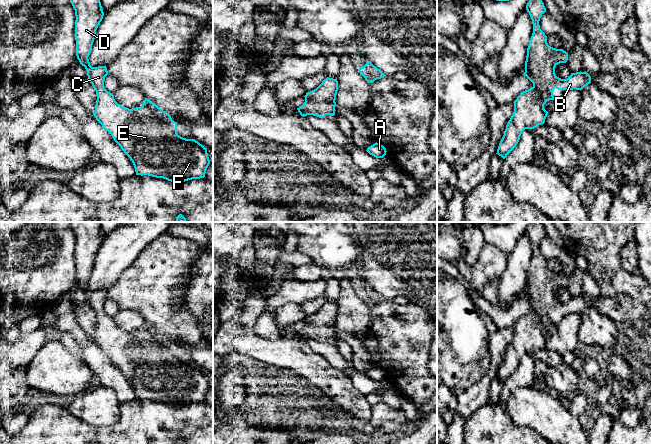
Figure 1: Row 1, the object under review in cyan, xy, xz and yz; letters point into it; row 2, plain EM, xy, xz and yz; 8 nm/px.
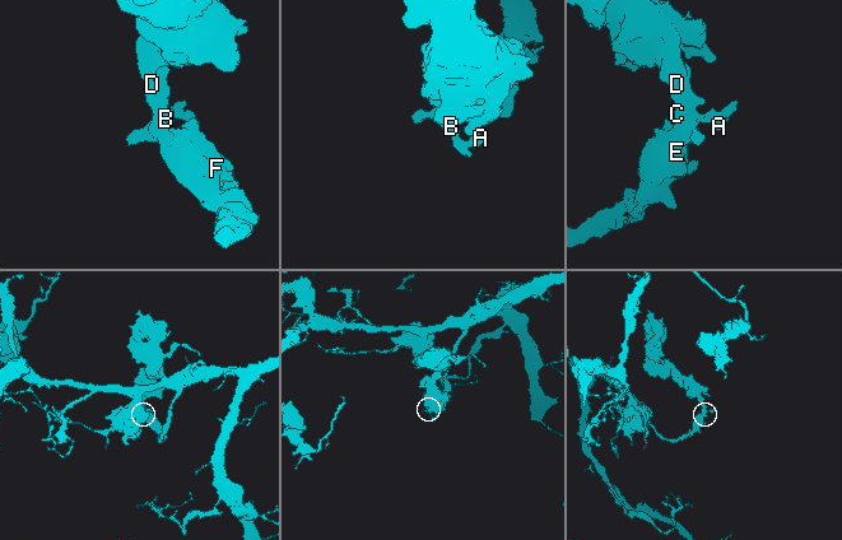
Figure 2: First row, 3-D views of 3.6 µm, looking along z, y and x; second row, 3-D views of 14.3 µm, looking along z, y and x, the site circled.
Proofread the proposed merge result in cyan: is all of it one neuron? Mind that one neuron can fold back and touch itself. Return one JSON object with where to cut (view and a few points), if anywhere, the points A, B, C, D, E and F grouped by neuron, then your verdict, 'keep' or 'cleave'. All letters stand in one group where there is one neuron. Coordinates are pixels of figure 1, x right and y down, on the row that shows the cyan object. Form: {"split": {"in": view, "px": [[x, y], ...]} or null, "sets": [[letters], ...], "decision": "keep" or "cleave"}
{"split": null, "sets": [["A", "B", "C", "D", "E", "F"]], "decision": "keep"}

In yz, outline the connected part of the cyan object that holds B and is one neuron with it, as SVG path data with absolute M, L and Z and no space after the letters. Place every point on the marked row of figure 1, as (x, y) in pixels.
M529 0L526 10L532 20L533 33L527 48L523 75L533 86L521 92L514 101L513 115L506 125L496 153L503 159L516 147L525 129L534 129L545 123L548 112L544 105L549 100L558 101L553 96L555 88L566 91L582 90L591 83L591 76L586 71L571 73L567 79L556 76L555 67L567 62L568 53L549 46L547 36L540 29L540 18L546 12L542 0Z

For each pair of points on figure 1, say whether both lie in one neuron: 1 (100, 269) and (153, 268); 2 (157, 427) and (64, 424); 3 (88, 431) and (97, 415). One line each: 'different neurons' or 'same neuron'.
1: different neurons
2: same neuron
3: different neurons

